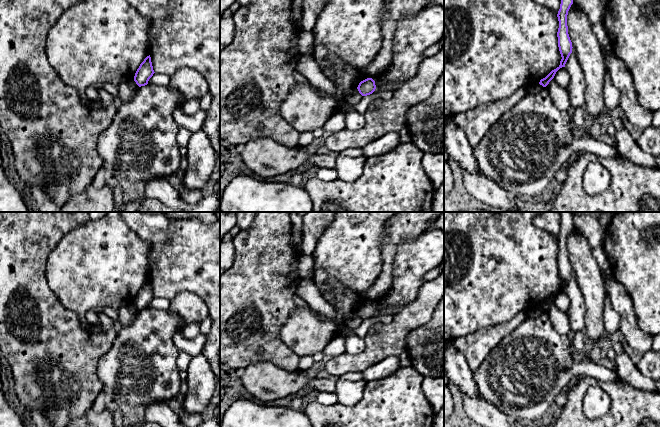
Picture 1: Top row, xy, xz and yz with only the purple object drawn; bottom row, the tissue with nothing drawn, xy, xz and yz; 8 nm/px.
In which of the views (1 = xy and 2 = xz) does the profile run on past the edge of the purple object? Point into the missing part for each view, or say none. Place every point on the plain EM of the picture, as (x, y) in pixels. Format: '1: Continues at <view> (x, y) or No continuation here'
1: No continuation here
2: No continuation here

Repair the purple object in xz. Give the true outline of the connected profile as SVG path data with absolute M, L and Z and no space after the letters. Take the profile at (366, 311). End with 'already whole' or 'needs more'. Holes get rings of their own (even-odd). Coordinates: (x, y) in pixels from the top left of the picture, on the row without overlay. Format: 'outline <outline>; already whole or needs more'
outline M367 302L359 307L357 313L362 320L370 319L376 313L375 305L372 302Z; already whole

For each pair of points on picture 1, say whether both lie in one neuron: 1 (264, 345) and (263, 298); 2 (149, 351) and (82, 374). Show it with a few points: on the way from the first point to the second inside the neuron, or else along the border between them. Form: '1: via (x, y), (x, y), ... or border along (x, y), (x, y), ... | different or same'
1: via (266, 333), (263, 328), (263, 310) | same
2: border along (109, 348), (98, 365), (98, 376), (103, 389) | different

